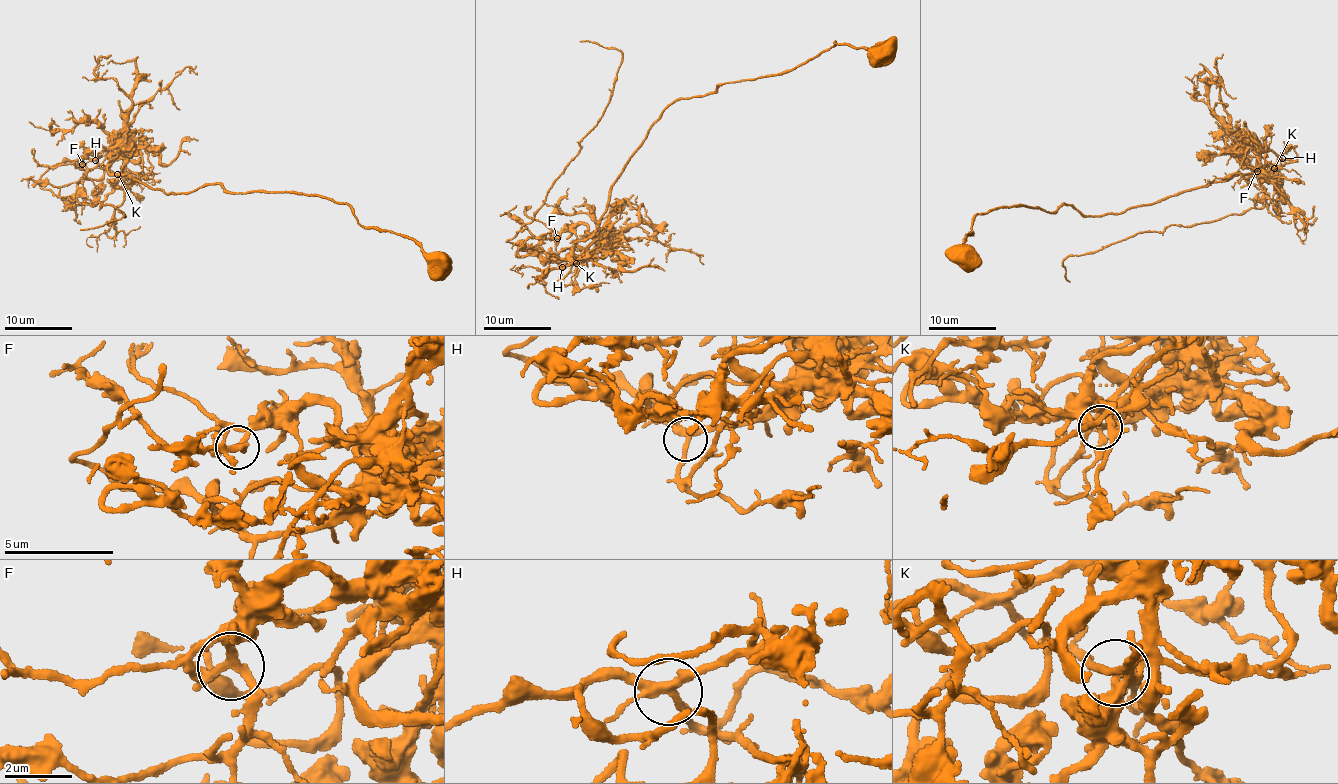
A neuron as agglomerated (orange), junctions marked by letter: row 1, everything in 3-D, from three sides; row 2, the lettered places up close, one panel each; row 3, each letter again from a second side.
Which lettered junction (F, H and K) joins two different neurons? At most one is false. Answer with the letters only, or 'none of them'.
K

